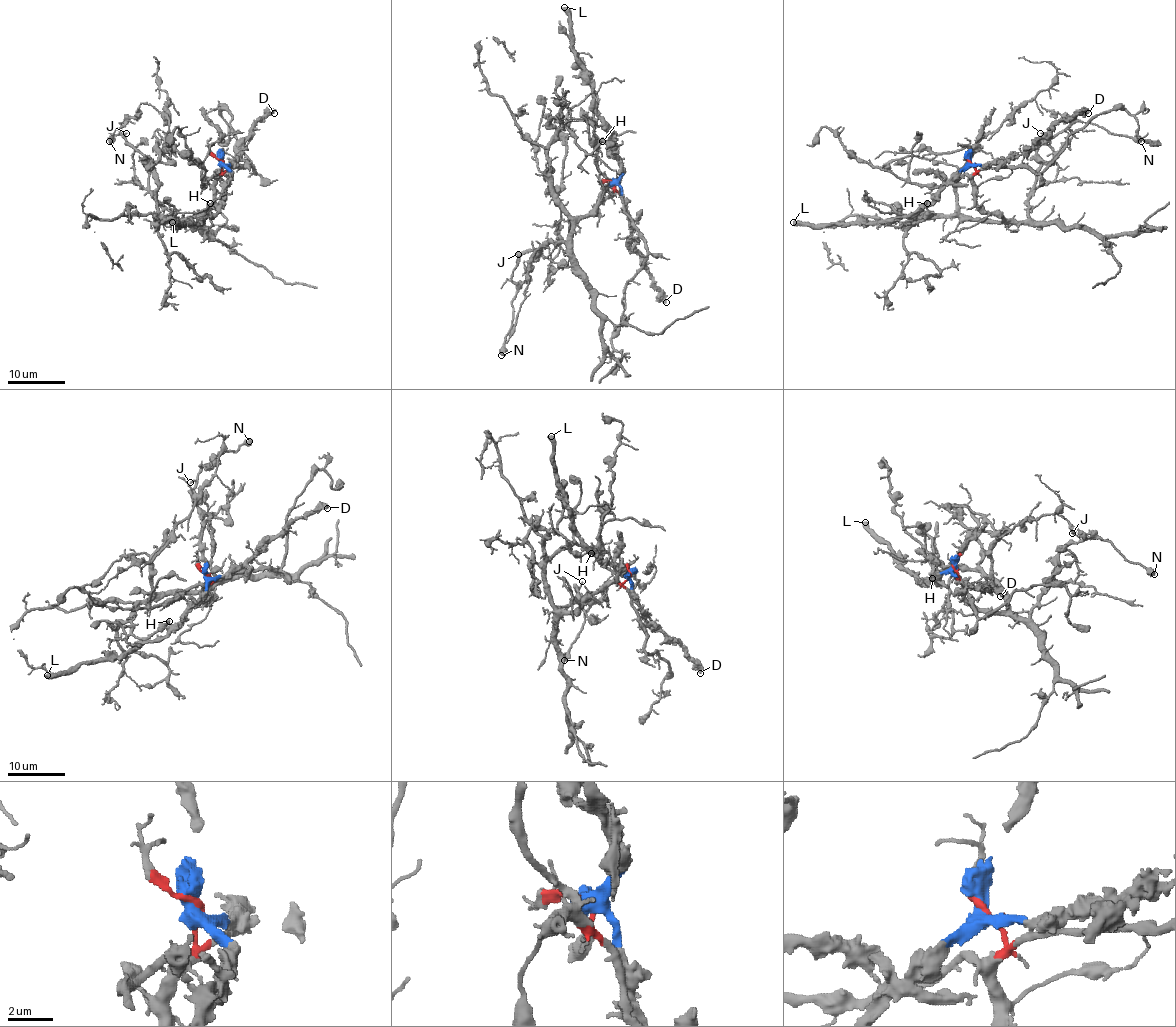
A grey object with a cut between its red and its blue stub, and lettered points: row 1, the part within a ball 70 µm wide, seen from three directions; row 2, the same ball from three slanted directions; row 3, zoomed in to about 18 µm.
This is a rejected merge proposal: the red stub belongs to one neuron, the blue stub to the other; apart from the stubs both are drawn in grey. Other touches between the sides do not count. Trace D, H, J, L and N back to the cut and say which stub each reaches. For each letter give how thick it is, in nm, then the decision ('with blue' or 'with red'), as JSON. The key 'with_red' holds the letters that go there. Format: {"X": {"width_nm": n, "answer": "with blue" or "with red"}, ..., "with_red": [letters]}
{"D": {"width_nm": 400, "answer": "with blue"}, "H": {"width_nm": 160, "answer": "with red"}, "J": {"width_nm": 120, "answer": "with red"}, "L": {"width_nm": 600, "answer": "with blue"}, "N": {"width_nm": 650, "answer": "with red"}, "with_red": ["H", "J", "N"]}

